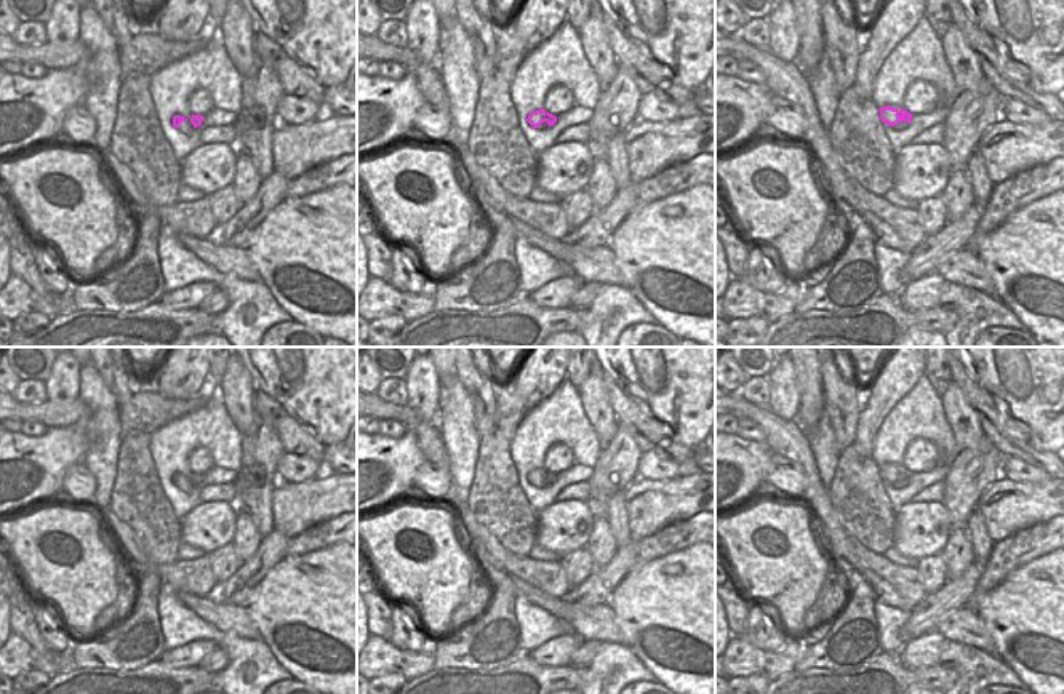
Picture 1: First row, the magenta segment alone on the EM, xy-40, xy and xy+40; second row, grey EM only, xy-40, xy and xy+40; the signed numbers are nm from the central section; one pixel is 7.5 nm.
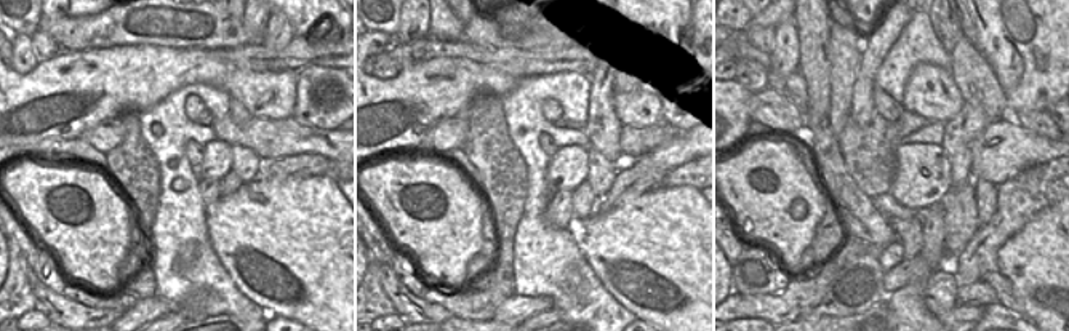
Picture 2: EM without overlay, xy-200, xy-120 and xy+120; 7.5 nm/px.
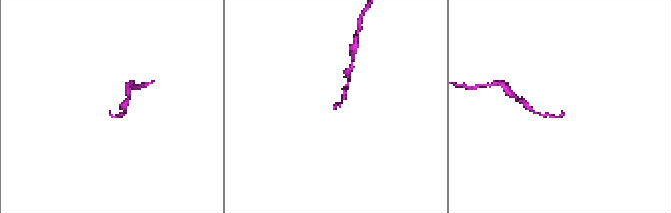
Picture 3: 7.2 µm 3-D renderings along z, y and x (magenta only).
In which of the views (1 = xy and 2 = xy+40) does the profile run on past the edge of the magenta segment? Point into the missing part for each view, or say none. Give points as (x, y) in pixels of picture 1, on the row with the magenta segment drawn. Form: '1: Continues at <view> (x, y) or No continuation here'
1: No continuation here
2: Continues at xy+40 (903, 125).

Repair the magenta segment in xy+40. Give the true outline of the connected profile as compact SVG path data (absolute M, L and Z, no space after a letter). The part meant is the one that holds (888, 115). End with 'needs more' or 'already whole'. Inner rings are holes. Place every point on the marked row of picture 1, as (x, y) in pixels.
M885 106L878 110L882 122L890 125L894 131L902 131L909 128L912 114L909 114L906 109L898 110Z; needs more

